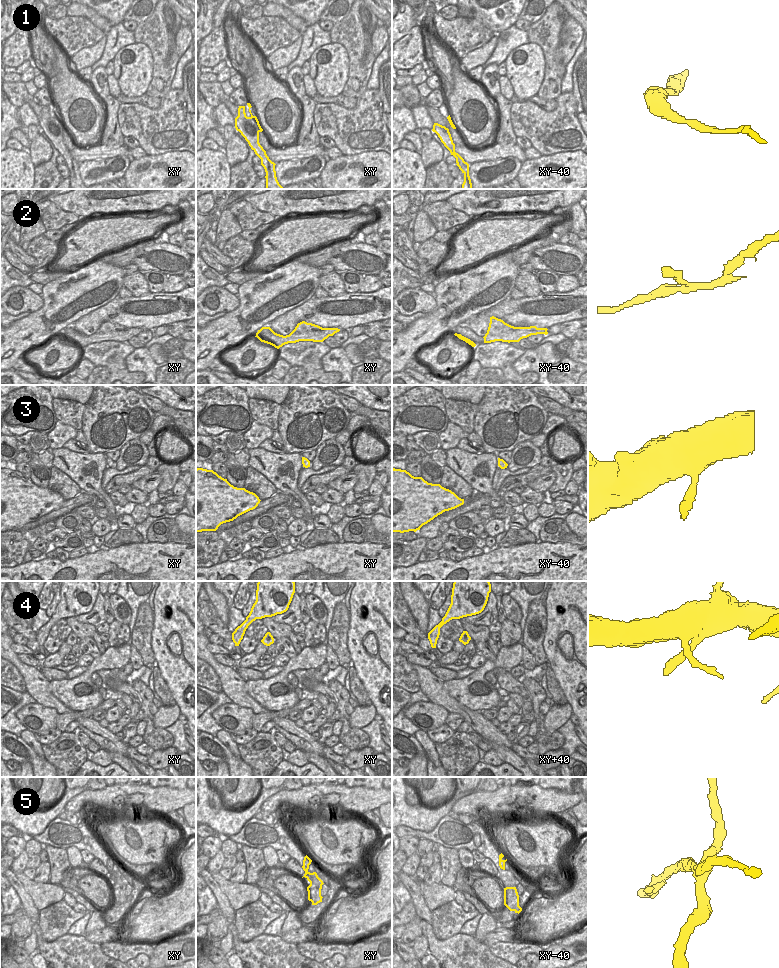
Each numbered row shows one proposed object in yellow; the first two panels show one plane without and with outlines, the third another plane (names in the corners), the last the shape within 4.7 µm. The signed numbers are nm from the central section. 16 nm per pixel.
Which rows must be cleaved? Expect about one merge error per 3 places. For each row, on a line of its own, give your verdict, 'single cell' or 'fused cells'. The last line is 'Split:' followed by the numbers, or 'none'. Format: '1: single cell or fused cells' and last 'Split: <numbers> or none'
1: single cell
2: fused cells
3: single cell
4: single cell
5: fused cells
Split: 2, 5

